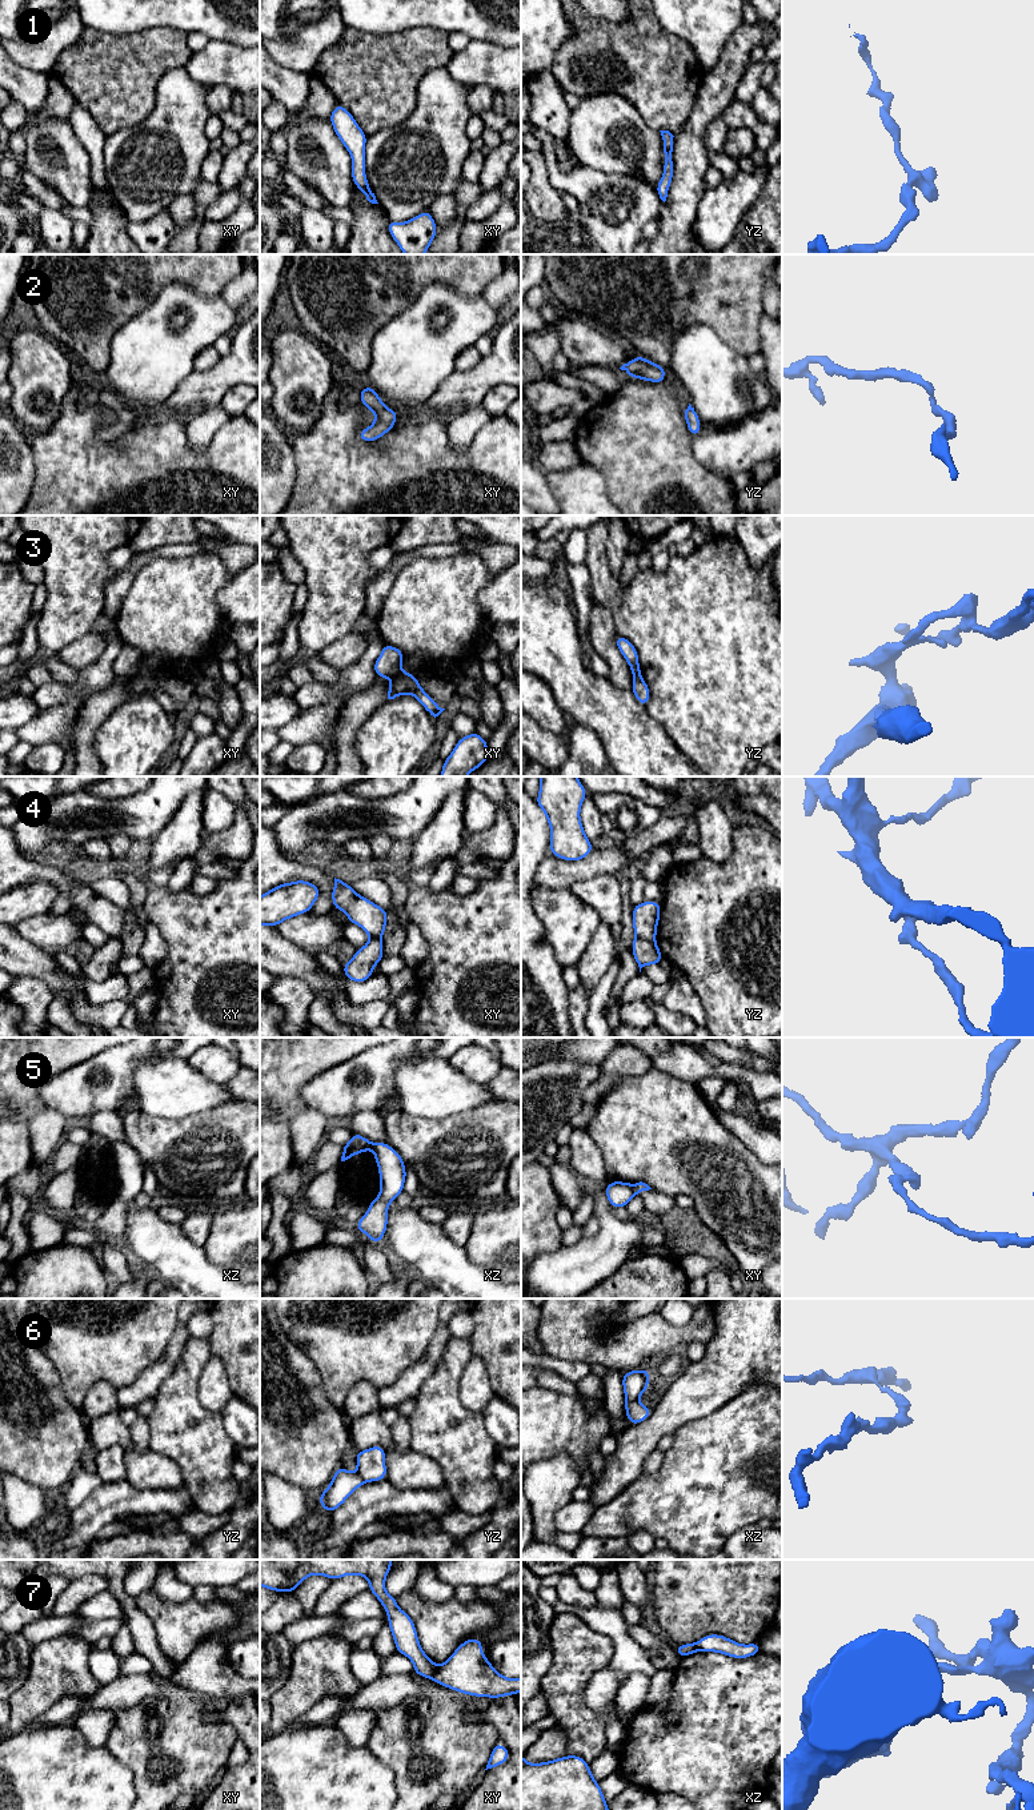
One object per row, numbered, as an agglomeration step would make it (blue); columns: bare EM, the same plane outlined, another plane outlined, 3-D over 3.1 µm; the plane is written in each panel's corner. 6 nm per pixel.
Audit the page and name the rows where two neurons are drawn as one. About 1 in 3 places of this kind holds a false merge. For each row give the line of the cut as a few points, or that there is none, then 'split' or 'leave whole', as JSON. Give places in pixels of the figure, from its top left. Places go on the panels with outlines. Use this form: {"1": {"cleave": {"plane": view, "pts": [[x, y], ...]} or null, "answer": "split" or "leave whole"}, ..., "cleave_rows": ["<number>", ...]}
{"1": {"cleave": null, "answer": "leave whole"}, "2": {"cleave": null, "answer": "leave whole"}, "3": {"cleave": {"plane": "xy", "pts": [[400, 670], [391, 679]]}, "answer": "split"}, "4": {"cleave": {"plane": "yz", "pts": [[636, 936], [654, 940]]}, "answer": "split"}, "5": {"cleave": {"plane": "xy", "pts": [[632, 1186], [636, 1194]]}, "answer": "split"}, "6": {"cleave": {"plane": "xz", "pts": [[637, 1399], [626, 1401]]}, "answer": "split"}, "7": {"cleave": {"plane": "xy", "pts": [[436, 1666], [431, 1677]]}, "answer": "split"}, "cleave_rows": ["3", "4", "5", "6", "7"]}

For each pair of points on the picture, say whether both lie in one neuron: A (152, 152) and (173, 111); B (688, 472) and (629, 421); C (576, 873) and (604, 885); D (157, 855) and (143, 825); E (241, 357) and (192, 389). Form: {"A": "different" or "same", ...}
{"A": "same", "B": "same", "C": "different", "D": "different", "E": "same"}

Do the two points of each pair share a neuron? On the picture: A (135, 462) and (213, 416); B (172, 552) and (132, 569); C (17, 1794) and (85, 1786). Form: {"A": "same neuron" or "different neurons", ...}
{"A": "different neurons", "B": "same neuron", "C": "same neuron"}

